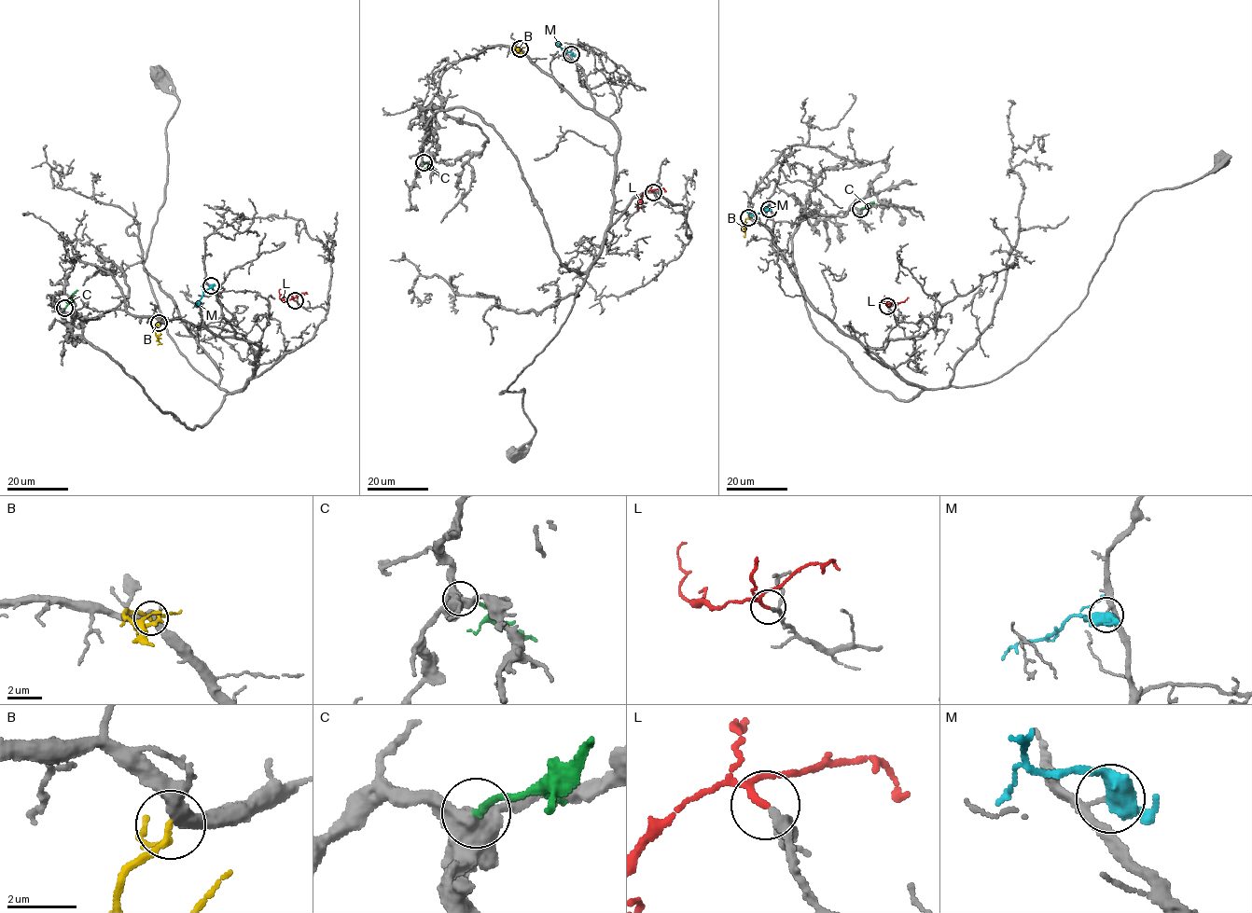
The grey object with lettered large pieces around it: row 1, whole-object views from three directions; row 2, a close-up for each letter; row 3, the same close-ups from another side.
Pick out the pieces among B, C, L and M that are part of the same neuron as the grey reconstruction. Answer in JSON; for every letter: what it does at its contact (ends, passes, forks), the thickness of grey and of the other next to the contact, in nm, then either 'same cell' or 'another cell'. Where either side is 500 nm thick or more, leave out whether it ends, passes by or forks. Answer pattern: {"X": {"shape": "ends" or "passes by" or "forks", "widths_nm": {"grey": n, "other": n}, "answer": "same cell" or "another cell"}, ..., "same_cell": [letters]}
{"B": {"shape": "passes by", "widths_nm": {"grey": 360, "other": 140}, "answer": "another cell"}, "C": {"shape": "ends", "widths_nm": {"grey": 480, "other": 190}, "answer": "another cell"}, "L": {"shape": "passes by", "widths_nm": {"grey": 160, "other": 140}, "answer": "same cell"}, "M": {"widths_nm": {"grey": 140, "other": 500}, "answer": "another cell"}, "same_cell": ["L"]}

